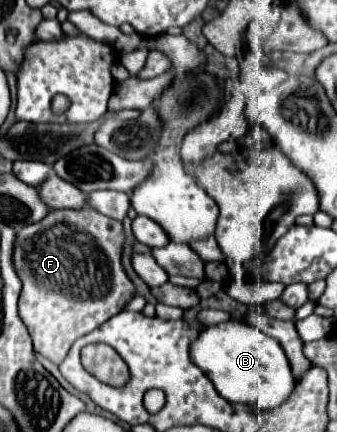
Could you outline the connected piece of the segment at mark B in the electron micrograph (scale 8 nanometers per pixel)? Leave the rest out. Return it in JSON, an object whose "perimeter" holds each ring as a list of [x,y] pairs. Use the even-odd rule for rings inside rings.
{"perimeter":[[[230,319],[202,329],[192,341],[190,353],[192,363],[204,371],[216,391],[230,403],[250,403],[268,411],[282,405],[294,389],[294,377],[280,343],[248,323]]]}

